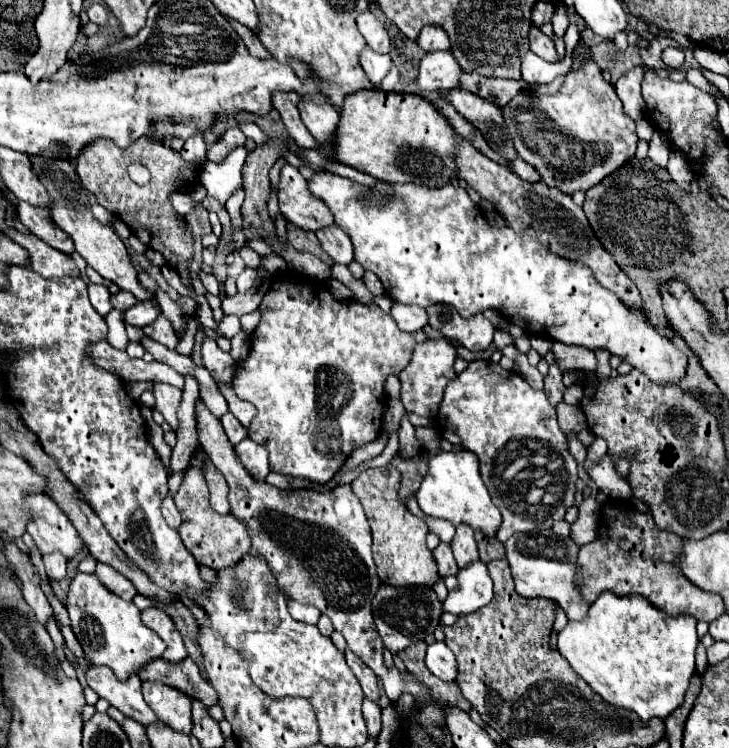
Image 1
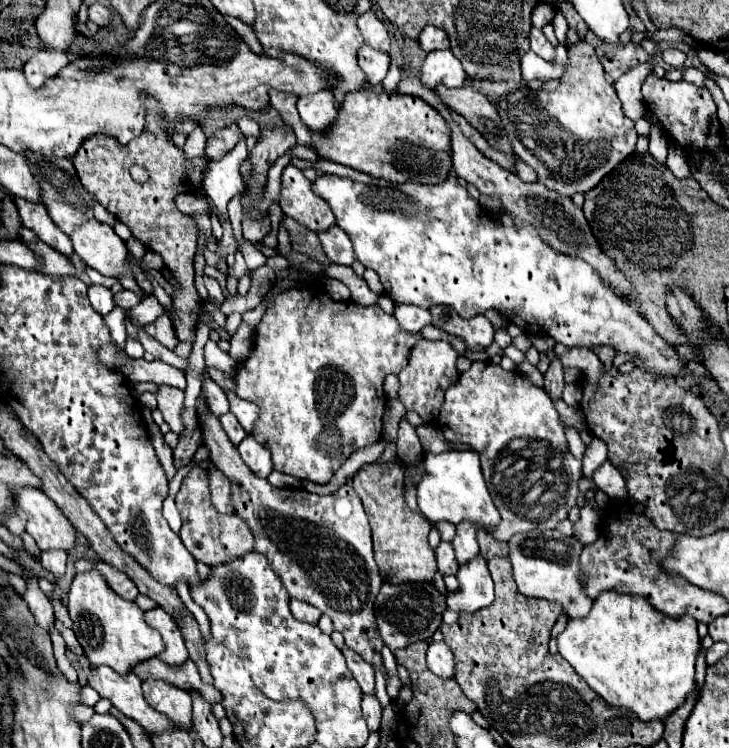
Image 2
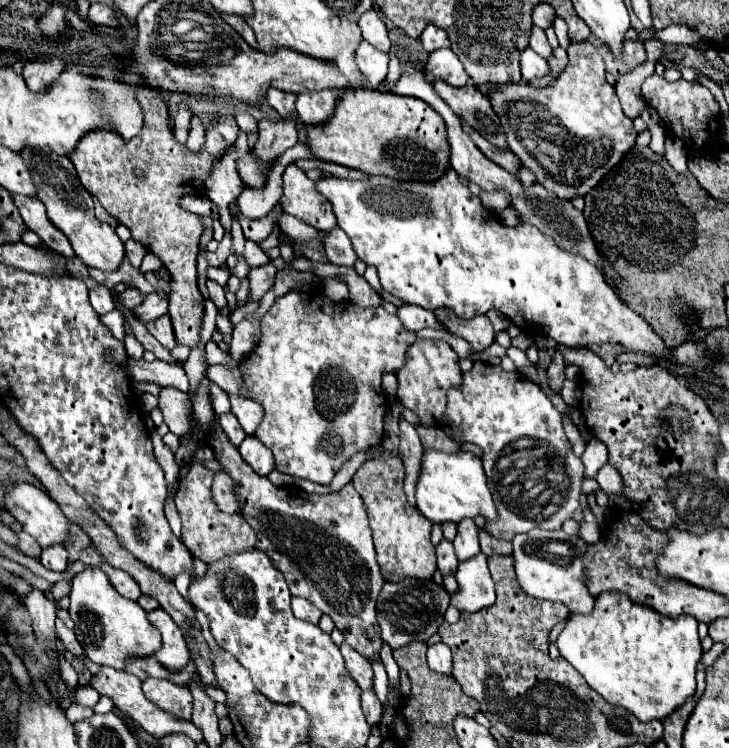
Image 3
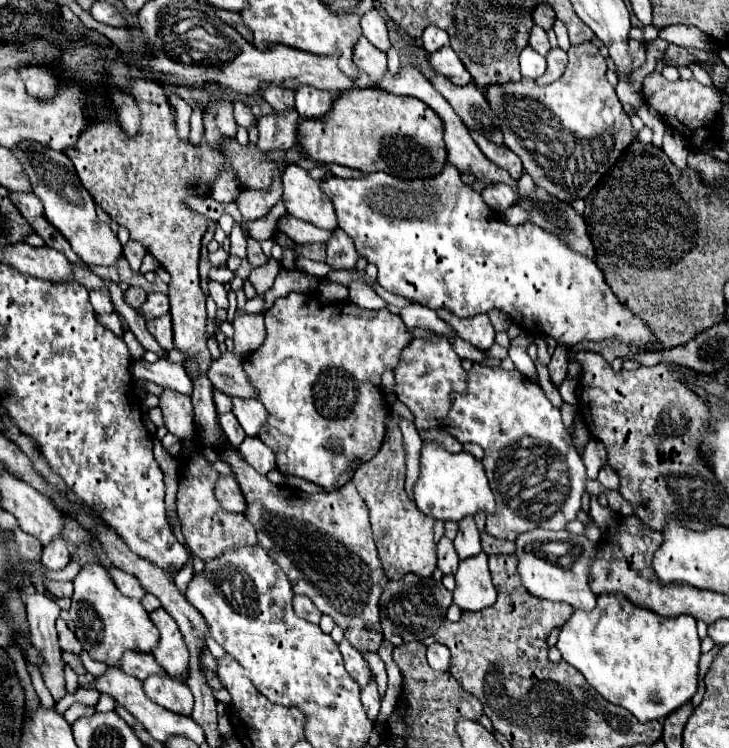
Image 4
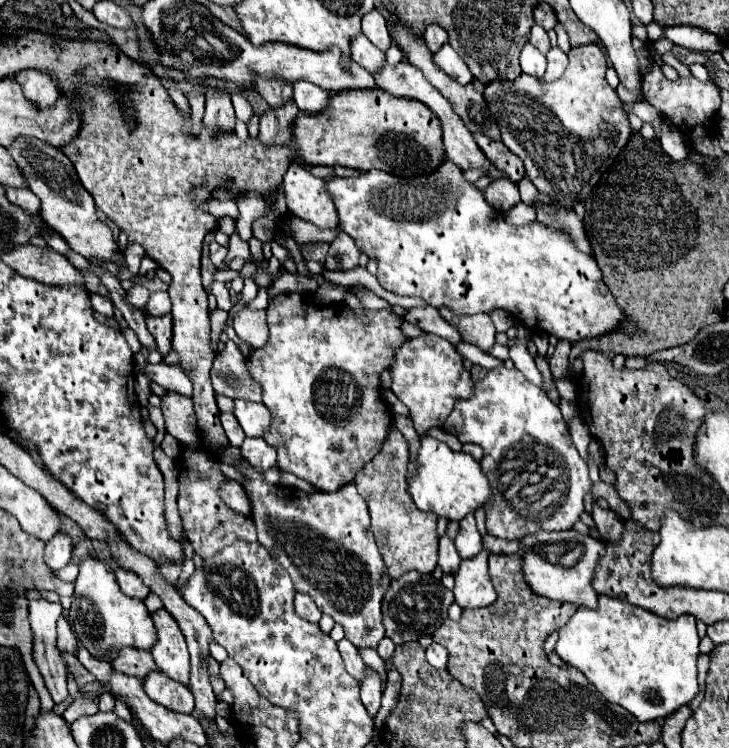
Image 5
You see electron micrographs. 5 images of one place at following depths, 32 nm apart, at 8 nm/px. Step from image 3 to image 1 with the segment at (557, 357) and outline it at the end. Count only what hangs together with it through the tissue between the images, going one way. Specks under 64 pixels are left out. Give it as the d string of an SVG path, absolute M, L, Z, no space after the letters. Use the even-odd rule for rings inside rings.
M556 362L550 364L548 376L544 378L544 392L548 396L548 400L552 402L552 406L556 406L562 400L562 392L564 392L564 384L562 384L562 370Z

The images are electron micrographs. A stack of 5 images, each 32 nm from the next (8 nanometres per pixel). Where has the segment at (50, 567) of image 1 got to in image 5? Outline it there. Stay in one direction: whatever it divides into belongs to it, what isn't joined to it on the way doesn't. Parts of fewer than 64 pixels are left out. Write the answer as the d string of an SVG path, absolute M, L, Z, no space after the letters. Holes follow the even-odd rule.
M58 532L54 534L48 542L46 542L46 552L44 552L44 560L48 560L50 568L60 570L64 568L70 558L72 558L72 548L74 548L74 540L70 534L66 532Z

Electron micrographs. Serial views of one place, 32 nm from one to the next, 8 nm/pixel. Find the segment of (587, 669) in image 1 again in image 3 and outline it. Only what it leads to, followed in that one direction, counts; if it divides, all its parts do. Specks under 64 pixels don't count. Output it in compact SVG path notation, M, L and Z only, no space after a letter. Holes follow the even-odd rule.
M618 592L596 598L590 614L572 614L556 646L584 680L610 704L628 708L638 720L662 720L696 692L696 666L702 656L694 616L658 616Z

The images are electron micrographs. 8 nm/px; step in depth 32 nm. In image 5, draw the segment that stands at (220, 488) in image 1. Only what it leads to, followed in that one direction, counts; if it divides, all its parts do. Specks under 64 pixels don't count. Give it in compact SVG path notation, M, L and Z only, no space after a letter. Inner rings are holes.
M228 480L224 484L224 488L220 488L220 496L222 500L236 512L244 514L244 516L252 516L252 500L250 494L244 490L244 486L240 486L236 480Z

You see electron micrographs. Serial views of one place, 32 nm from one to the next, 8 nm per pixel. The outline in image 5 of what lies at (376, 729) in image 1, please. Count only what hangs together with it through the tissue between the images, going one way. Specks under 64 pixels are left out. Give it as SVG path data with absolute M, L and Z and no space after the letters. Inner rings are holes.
M366 668L364 670L364 680L360 682L360 696L362 696L362 702L364 702L366 710L372 716L376 716L376 712L380 710L382 686L384 686L384 680L380 678L380 674L372 668Z

